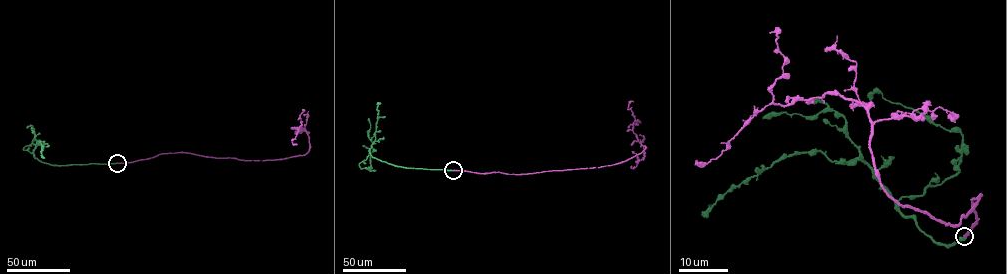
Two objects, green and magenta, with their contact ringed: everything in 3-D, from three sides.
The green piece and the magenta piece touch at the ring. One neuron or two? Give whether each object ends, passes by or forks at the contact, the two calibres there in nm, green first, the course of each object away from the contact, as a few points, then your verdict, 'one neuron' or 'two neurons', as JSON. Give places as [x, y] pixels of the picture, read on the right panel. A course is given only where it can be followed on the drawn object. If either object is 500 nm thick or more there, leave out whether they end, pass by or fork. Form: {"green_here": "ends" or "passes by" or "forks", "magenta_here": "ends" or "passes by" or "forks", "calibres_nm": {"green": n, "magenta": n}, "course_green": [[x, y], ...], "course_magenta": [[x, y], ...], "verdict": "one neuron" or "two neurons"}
{"green_here": "ends", "magenta_here": "ends", "calibres_nm": {"green": 360, "magenta": 360}, "course_green": [[964, 235], [938, 244], [897, 202], [954, 176], [960, 132], [931, 124], [879, 91], [868, 97]], "course_magenta": [[964, 235], [981, 195], [954, 227], [899, 205], [874, 164], [866, 109], [840, 94], [767, 104], [698, 162]], "verdict": "two neurons"}

